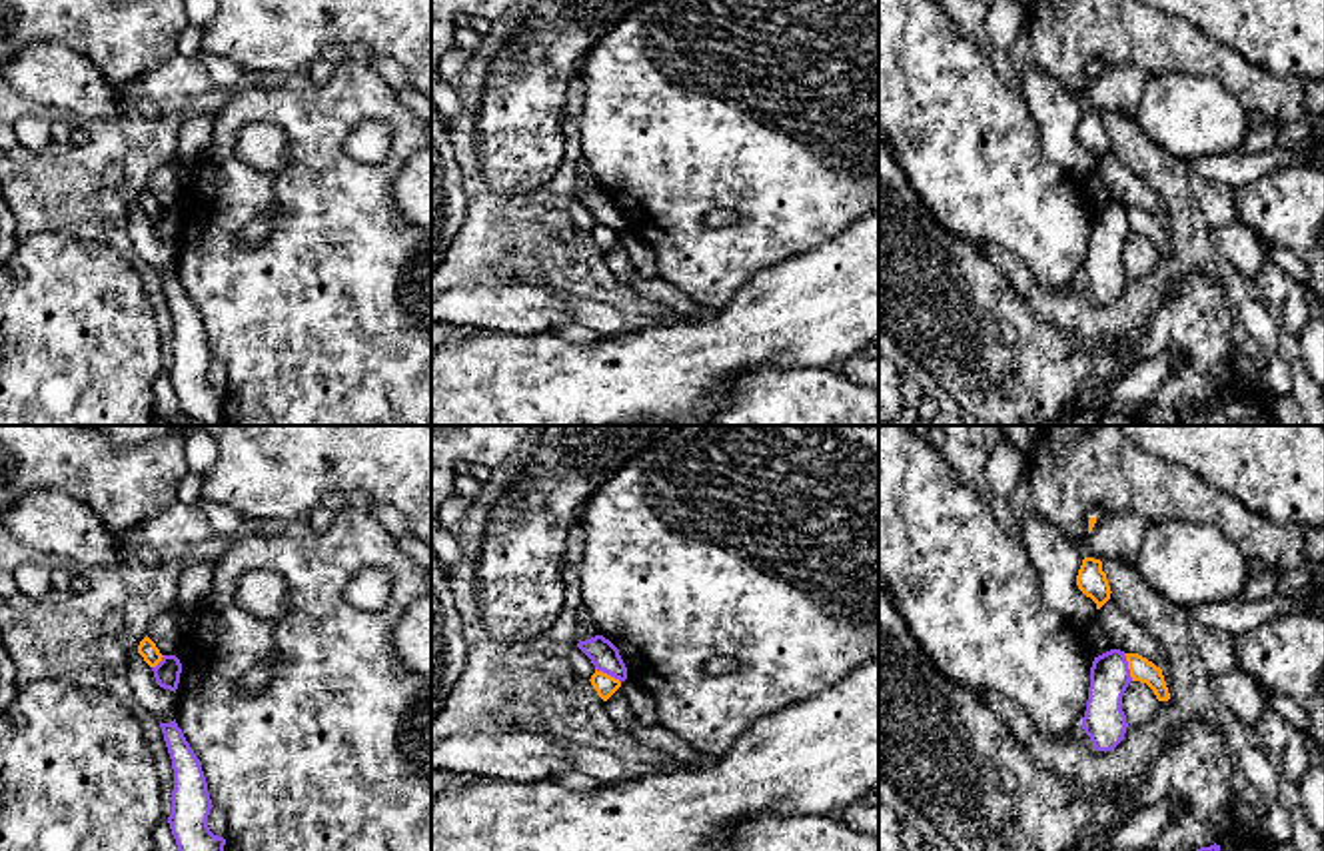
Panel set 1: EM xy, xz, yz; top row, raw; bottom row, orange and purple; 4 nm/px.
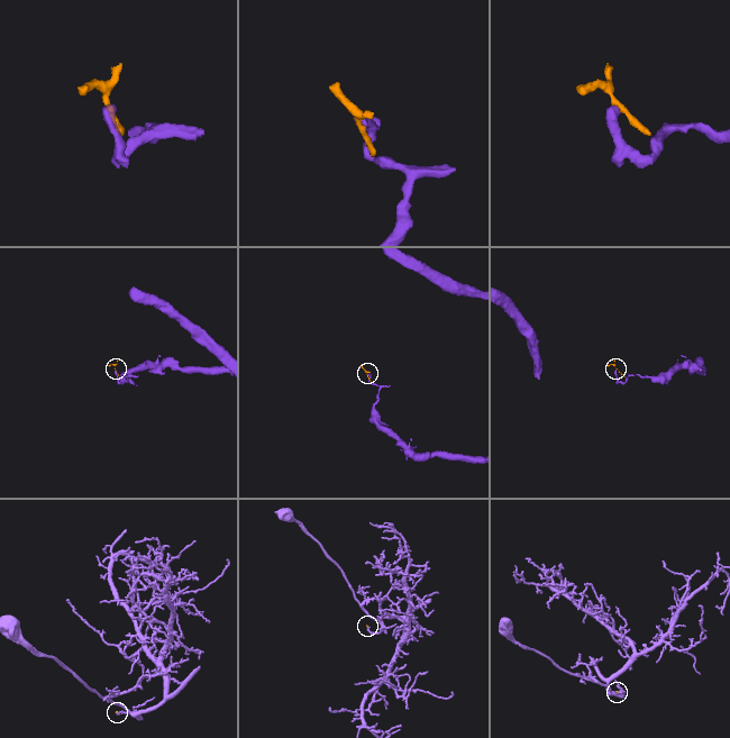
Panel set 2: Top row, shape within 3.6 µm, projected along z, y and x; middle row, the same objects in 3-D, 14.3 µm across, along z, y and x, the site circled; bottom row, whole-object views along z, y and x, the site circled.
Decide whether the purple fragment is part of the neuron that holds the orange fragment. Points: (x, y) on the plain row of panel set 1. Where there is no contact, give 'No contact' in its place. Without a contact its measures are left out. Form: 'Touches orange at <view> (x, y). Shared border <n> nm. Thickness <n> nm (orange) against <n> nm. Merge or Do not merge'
Touches orange at yz (1129, 220). Shared border 120 nm. Thickness 100 nm (orange) against 170 nm. Do not merge

